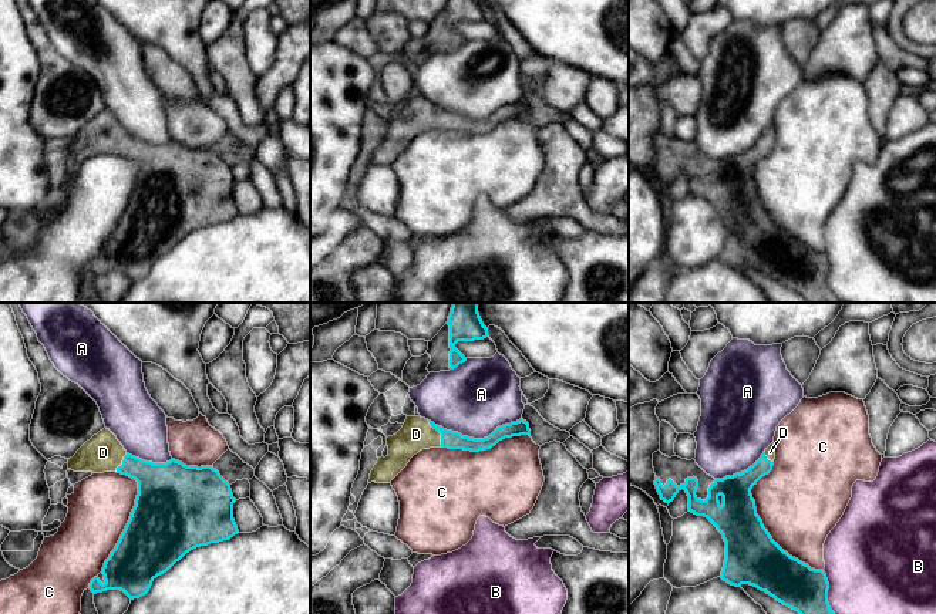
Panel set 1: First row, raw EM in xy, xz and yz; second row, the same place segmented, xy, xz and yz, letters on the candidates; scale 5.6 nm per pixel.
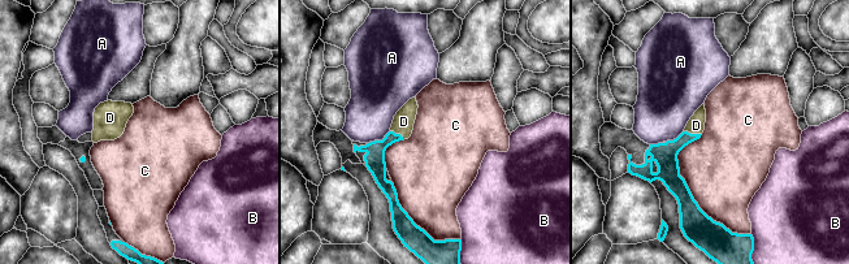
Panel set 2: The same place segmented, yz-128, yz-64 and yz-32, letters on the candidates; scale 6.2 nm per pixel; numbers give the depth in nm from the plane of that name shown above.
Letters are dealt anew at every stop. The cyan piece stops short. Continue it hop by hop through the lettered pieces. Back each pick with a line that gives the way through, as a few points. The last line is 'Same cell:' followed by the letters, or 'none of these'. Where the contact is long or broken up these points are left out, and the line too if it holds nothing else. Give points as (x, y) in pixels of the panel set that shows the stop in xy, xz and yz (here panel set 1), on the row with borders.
D: way xz (450, 439), (440, 432), (416, 434)
Same cell: D

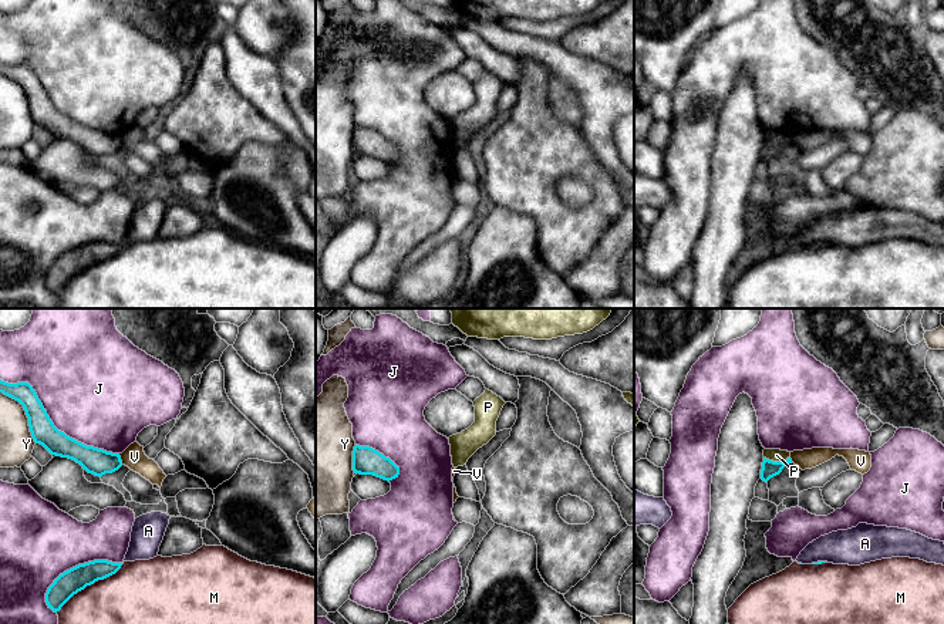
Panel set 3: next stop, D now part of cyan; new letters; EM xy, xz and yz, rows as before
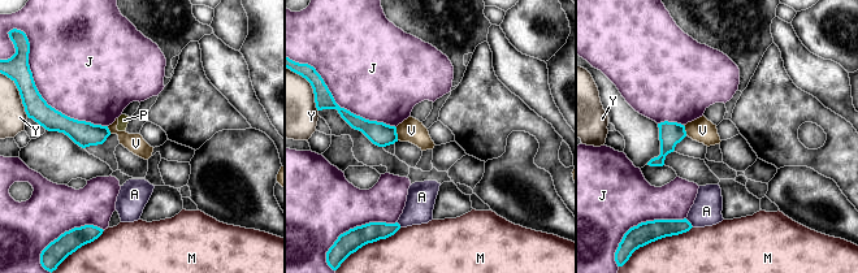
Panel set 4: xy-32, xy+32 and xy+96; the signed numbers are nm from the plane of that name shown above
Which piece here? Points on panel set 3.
Same cell: none of these

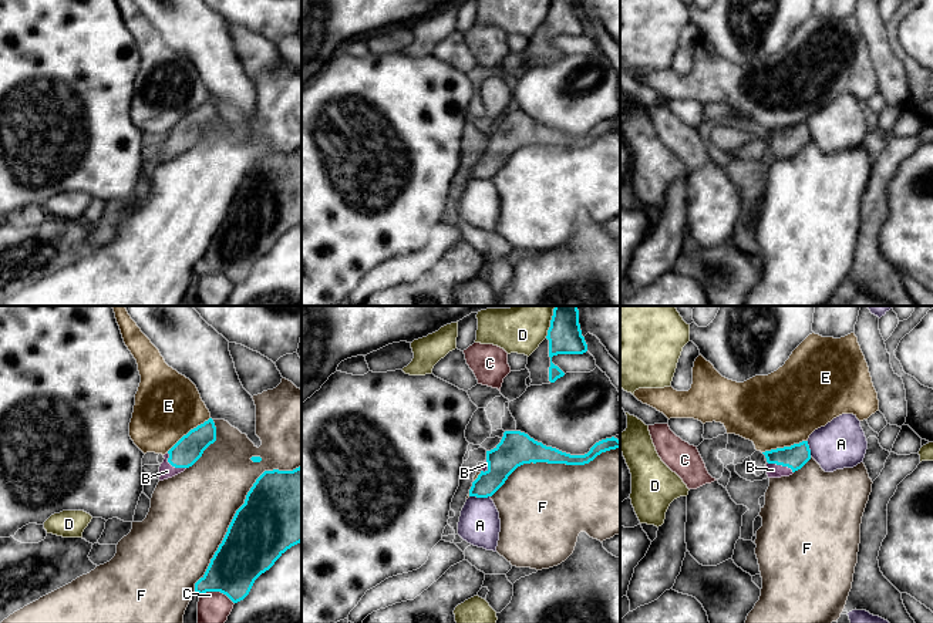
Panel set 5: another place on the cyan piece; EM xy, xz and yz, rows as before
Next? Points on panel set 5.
B: way yz (794, 457), (781, 464), (772, 470)
Same cell: B

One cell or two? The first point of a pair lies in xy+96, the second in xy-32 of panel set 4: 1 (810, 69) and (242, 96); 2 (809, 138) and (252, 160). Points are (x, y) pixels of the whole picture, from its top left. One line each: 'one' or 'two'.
1: one
2: one

